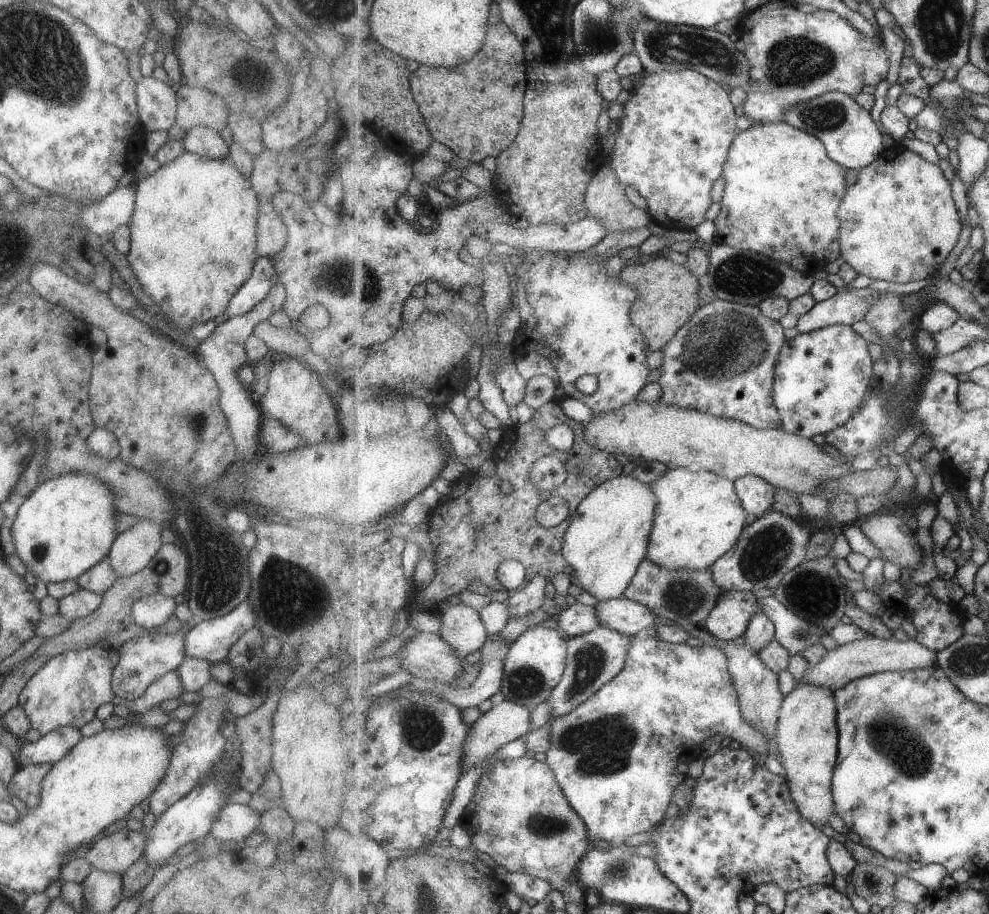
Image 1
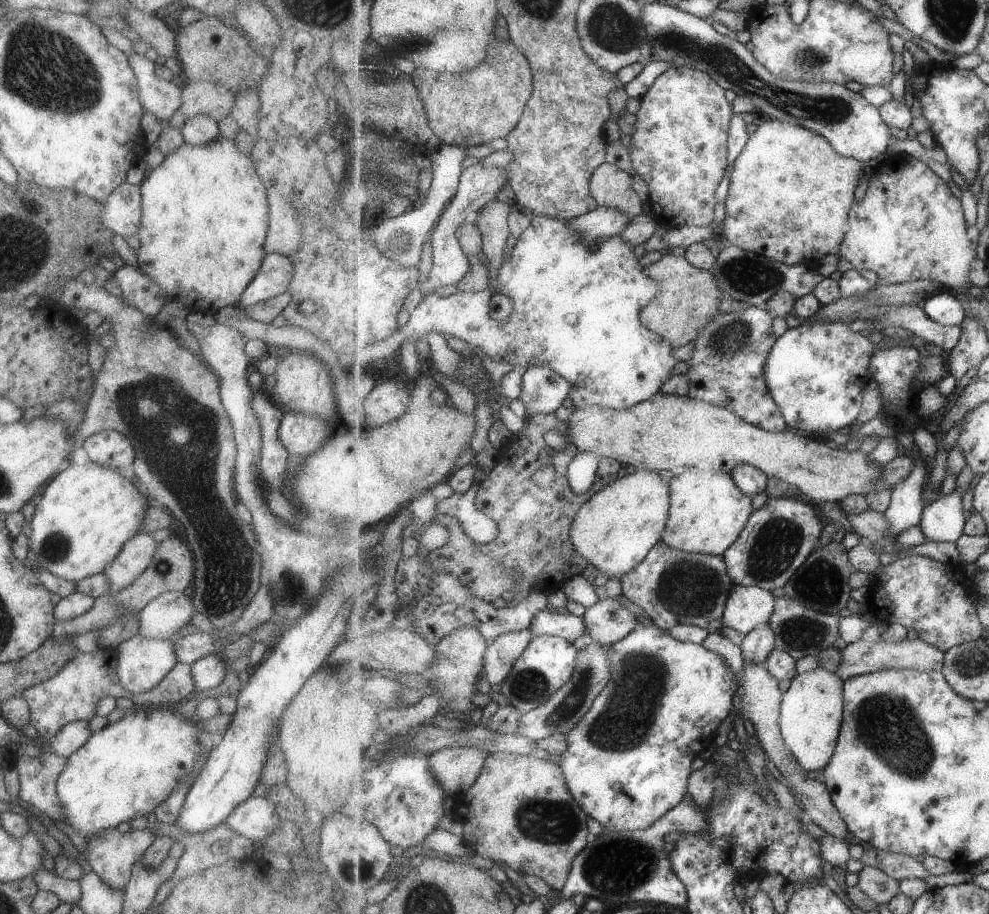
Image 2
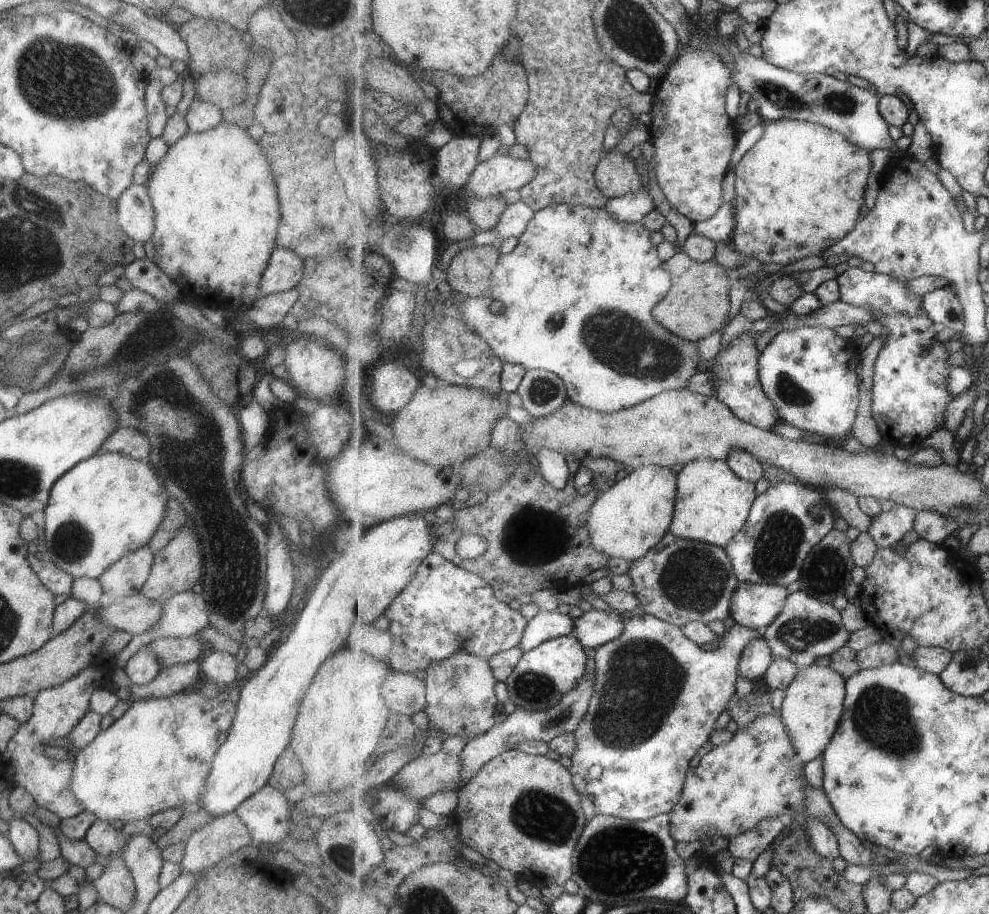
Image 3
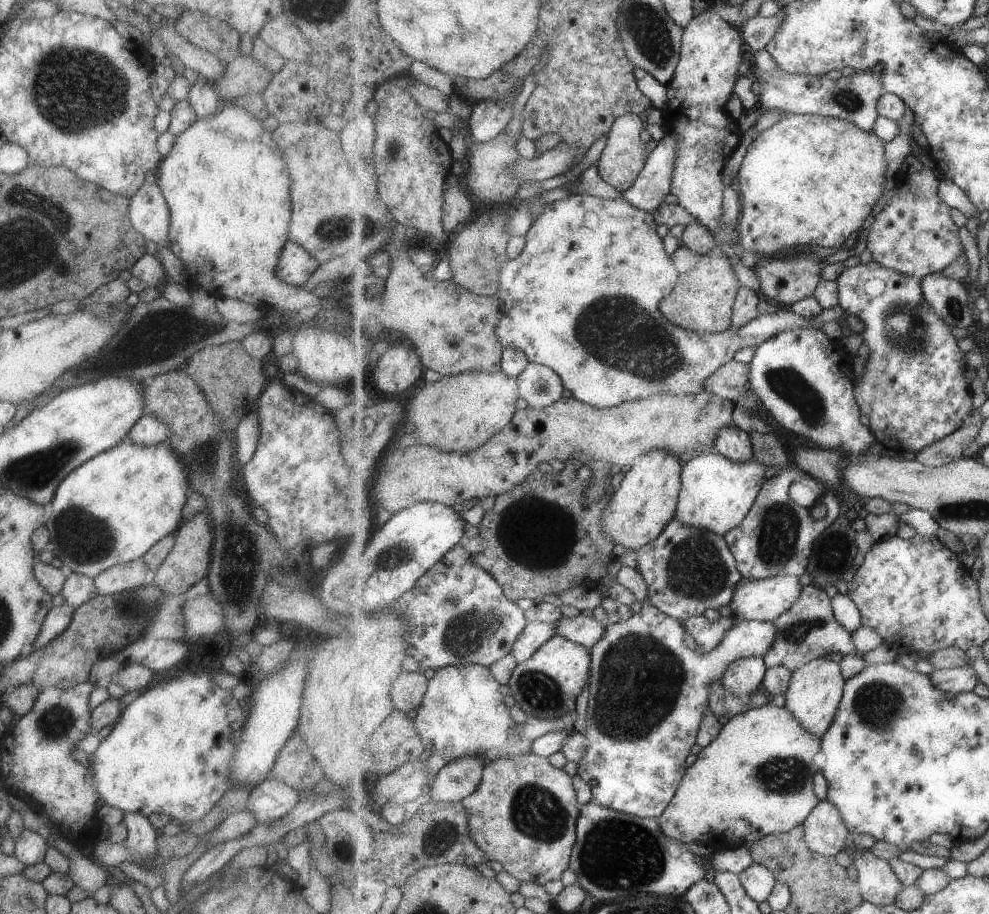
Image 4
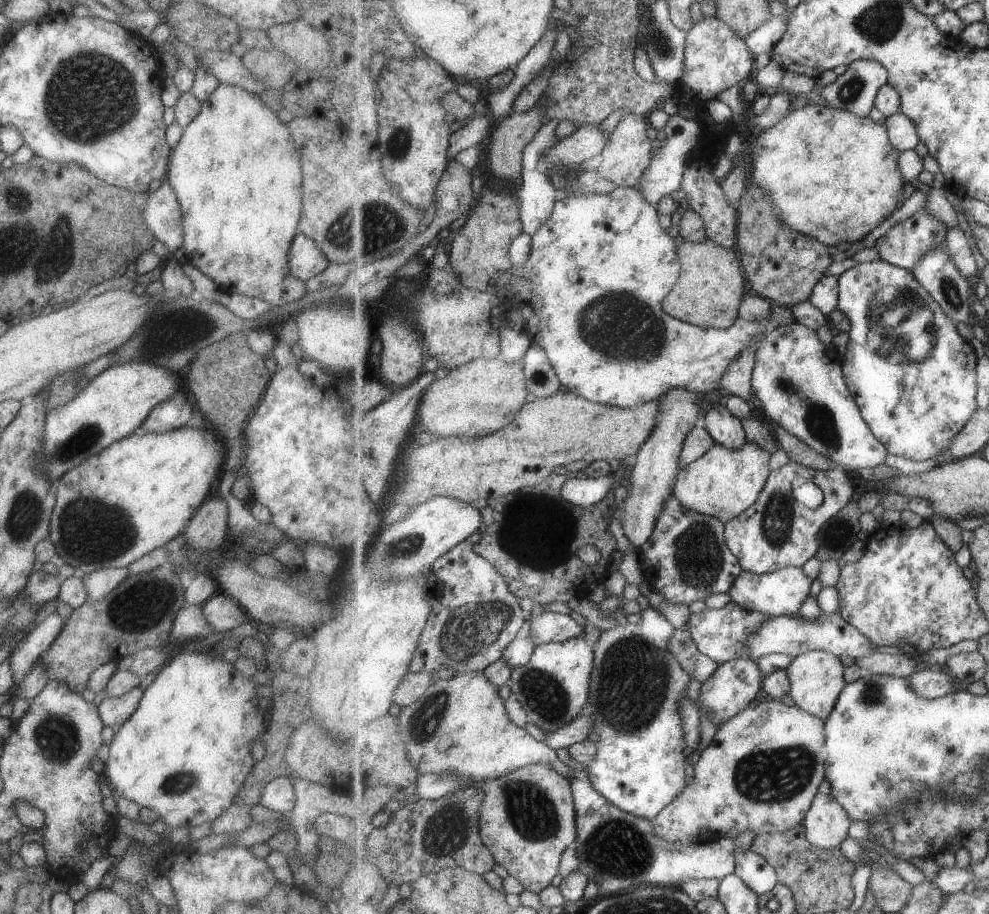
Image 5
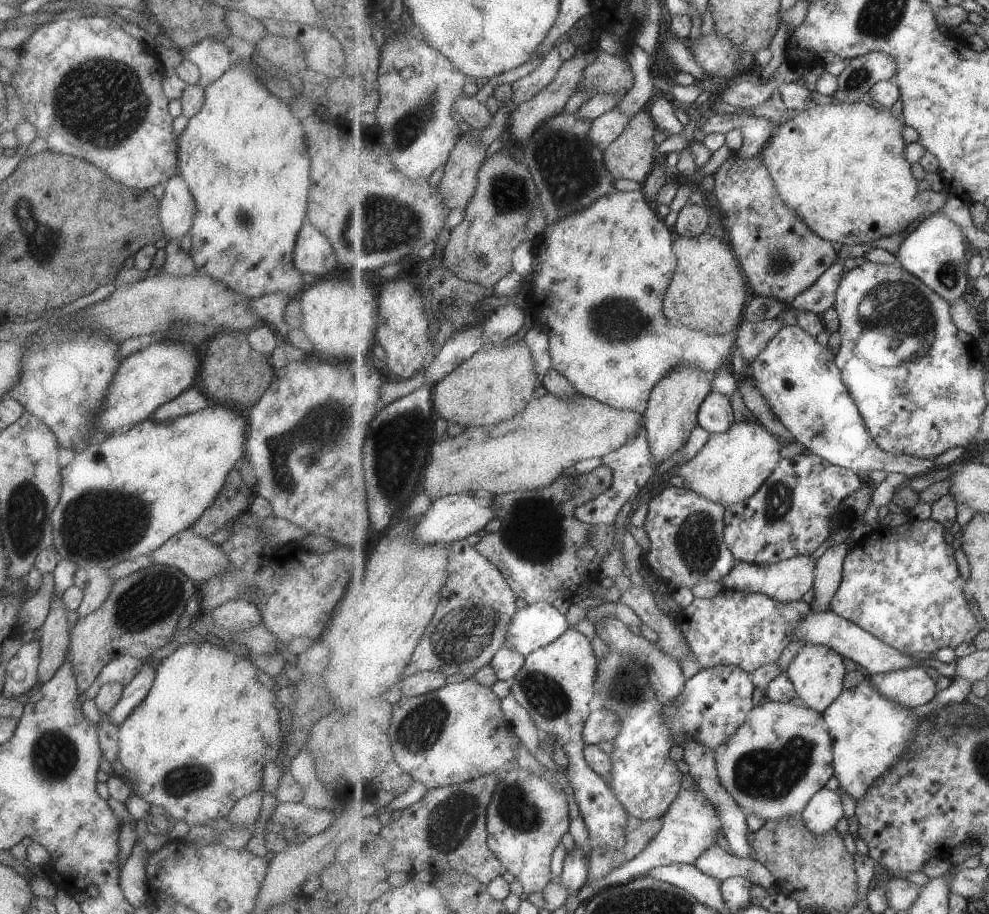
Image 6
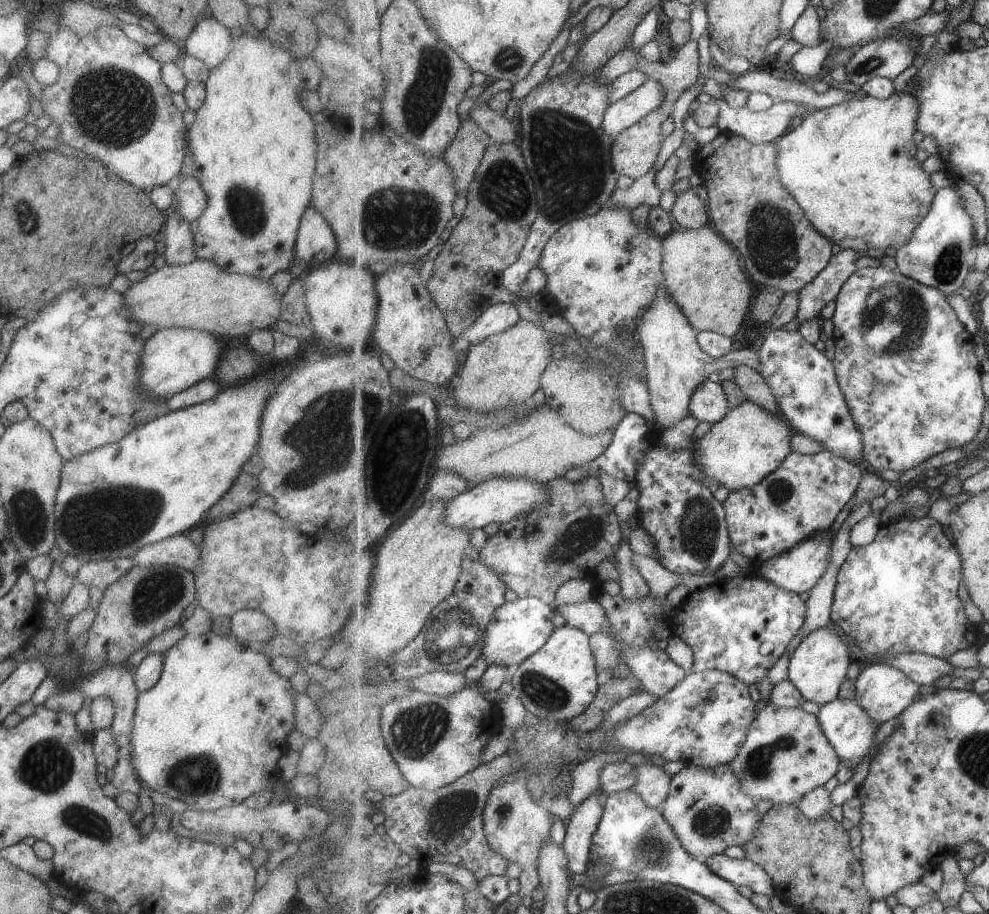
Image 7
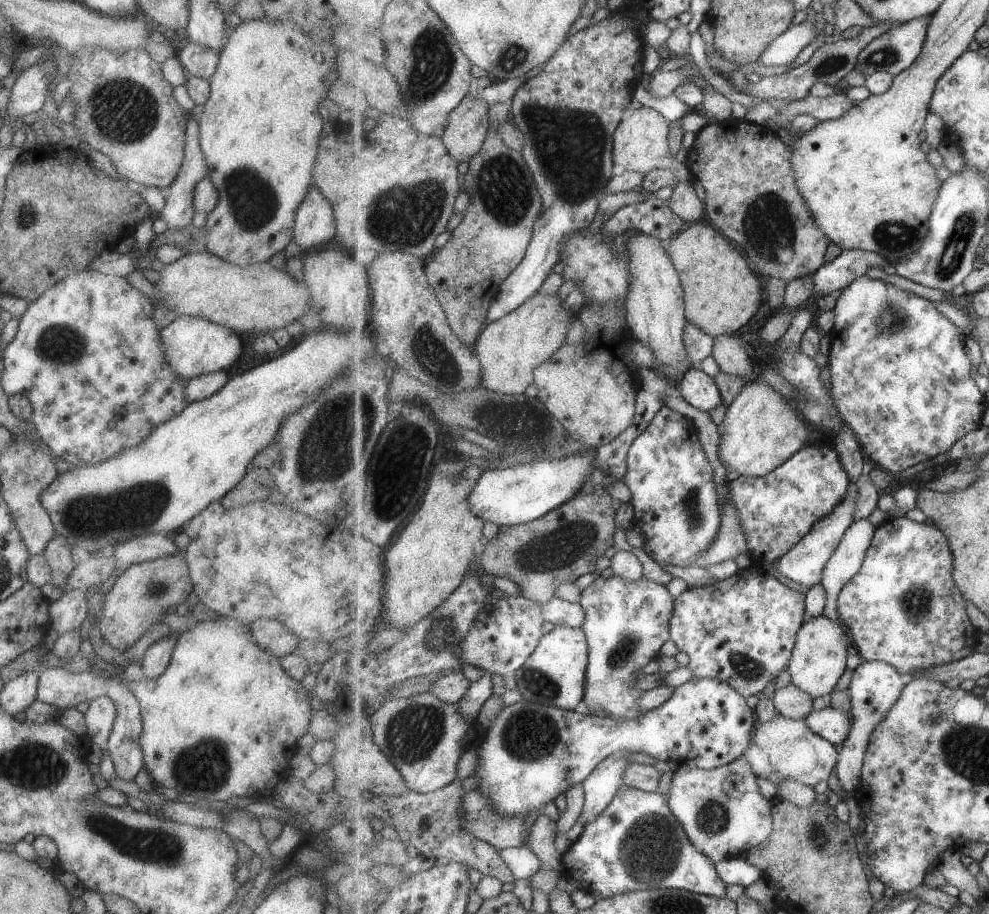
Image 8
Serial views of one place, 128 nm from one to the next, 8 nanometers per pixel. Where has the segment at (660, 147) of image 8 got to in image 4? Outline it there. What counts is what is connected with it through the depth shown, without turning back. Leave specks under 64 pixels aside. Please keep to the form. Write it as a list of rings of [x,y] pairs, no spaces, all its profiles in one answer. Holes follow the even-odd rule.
[[[630,113],[621,116],[613,124],[612,132],[608,135],[606,141],[607,144],[598,160],[598,170],[602,180],[622,194],[633,187],[646,166],[645,146],[641,142],[641,138],[639,138],[641,132],[646,128],[646,124],[644,116],[641,115]]]

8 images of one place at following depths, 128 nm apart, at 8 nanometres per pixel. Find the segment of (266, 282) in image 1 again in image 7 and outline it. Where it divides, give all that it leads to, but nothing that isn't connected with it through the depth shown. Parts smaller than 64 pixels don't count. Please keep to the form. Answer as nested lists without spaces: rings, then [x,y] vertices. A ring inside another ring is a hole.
[[[309,206],[301,216],[294,256],[309,267],[317,267],[336,255],[335,236],[326,226],[325,220]]]

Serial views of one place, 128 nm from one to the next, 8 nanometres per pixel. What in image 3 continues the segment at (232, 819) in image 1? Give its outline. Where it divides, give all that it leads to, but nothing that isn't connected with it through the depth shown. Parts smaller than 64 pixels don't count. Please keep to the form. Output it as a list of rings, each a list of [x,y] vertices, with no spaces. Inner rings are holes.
[[[263,785],[235,807],[235,814],[247,826],[253,844],[276,844],[294,828],[290,820],[290,807],[283,790]]]

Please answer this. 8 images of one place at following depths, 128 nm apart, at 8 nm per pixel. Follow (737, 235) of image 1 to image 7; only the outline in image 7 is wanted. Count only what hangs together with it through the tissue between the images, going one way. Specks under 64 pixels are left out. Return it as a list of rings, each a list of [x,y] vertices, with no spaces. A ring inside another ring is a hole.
[[[910,82],[906,84],[900,93],[893,94],[891,99],[878,100],[874,97],[863,97],[861,99],[852,99],[833,107],[813,111],[810,116],[804,118],[804,122],[793,131],[788,131],[777,142],[778,152],[778,172],[782,184],[789,190],[789,193],[797,200],[797,203],[803,208],[808,220],[814,225],[814,228],[821,232],[833,244],[839,245],[845,249],[852,249],[865,253],[867,249],[895,248],[898,250],[901,246],[908,244],[913,237],[913,232],[923,223],[923,220],[931,212],[937,190],[933,187],[929,174],[923,170],[923,166],[917,162],[915,152],[917,152],[918,143],[914,135],[918,131],[918,103],[910,94]]]

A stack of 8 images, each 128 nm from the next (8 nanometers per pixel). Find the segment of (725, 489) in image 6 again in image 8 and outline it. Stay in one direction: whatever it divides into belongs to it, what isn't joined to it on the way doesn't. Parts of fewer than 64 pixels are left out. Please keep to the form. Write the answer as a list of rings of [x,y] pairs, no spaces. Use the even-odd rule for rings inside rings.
[[[758,378],[755,383],[747,383],[733,404],[726,408],[725,421],[718,427],[718,455],[731,469],[729,472],[735,470],[740,476],[763,477],[801,451],[812,429],[790,400]]]

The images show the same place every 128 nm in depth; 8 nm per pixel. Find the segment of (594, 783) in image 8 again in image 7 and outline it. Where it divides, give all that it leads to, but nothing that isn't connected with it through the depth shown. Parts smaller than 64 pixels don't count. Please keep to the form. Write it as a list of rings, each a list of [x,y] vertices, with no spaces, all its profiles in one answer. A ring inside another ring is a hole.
[[[601,786],[587,797],[571,816],[562,848],[568,859],[570,876],[585,875],[592,863],[590,855],[595,834],[604,816],[607,794]]]

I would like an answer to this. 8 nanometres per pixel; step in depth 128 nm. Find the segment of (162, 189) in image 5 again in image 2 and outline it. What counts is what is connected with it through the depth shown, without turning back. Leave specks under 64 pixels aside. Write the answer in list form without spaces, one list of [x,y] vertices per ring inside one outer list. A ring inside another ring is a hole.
[[[126,181],[119,184],[113,192],[109,193],[103,204],[99,222],[107,230],[123,238],[137,236],[139,222],[141,222],[141,196],[137,185]]]

